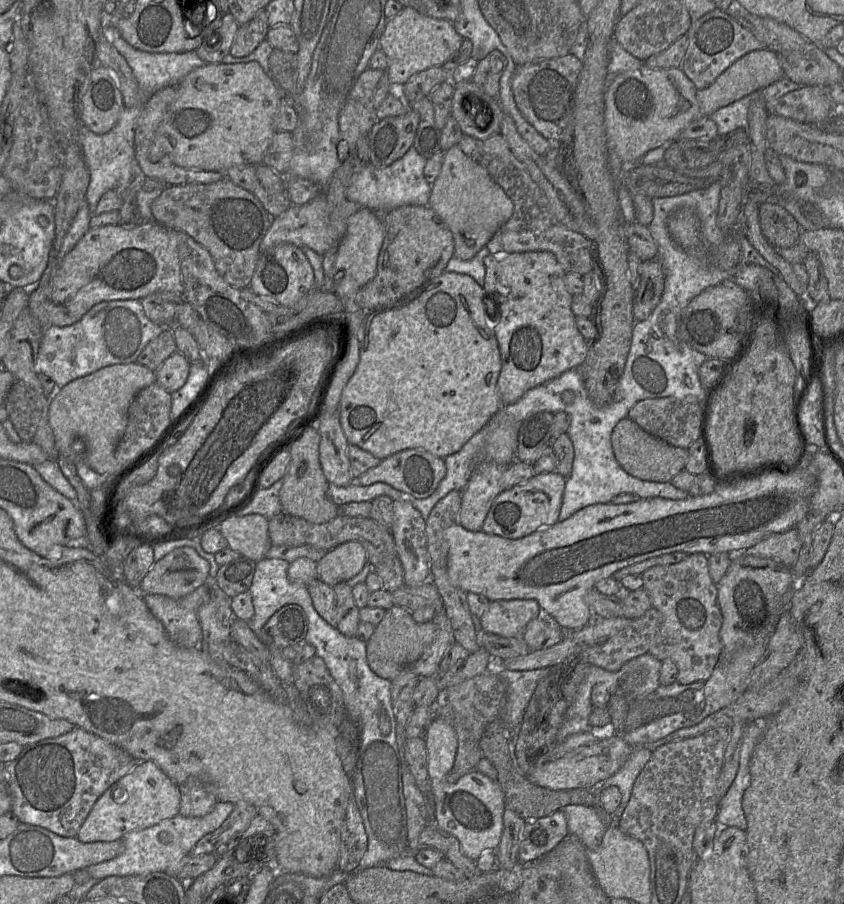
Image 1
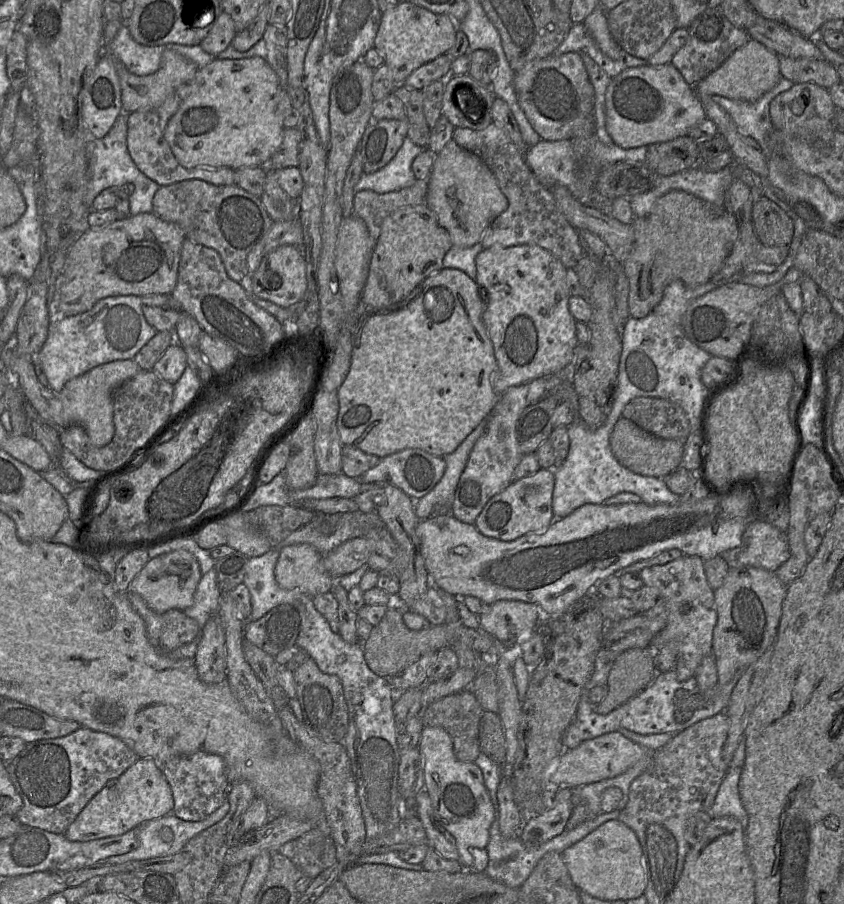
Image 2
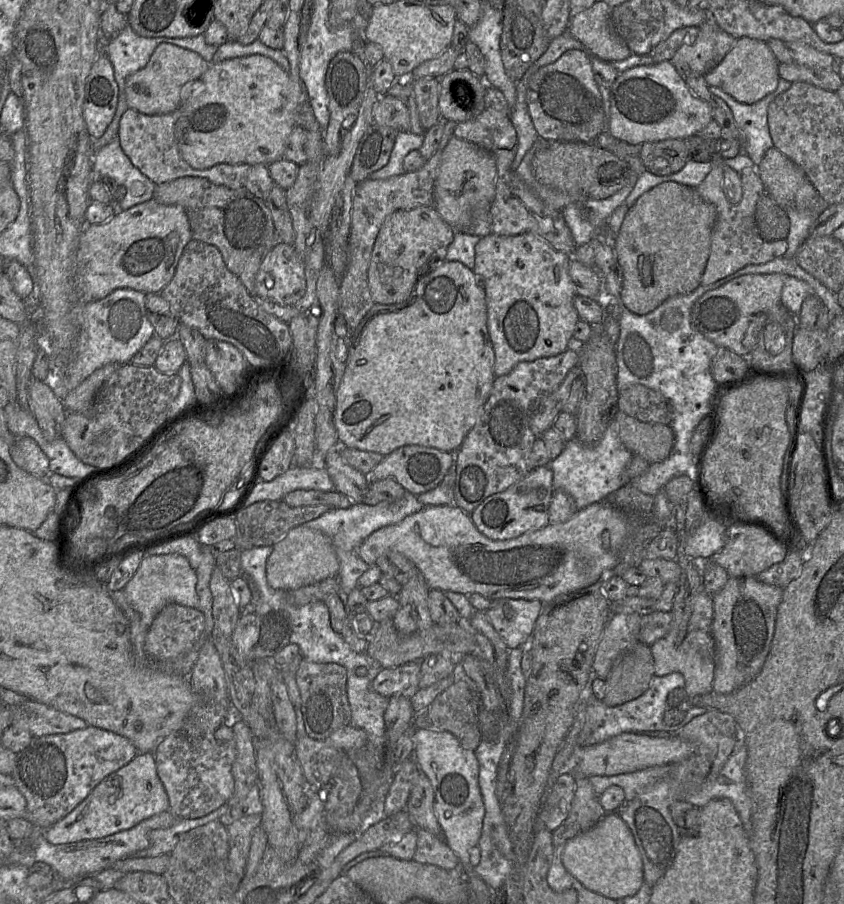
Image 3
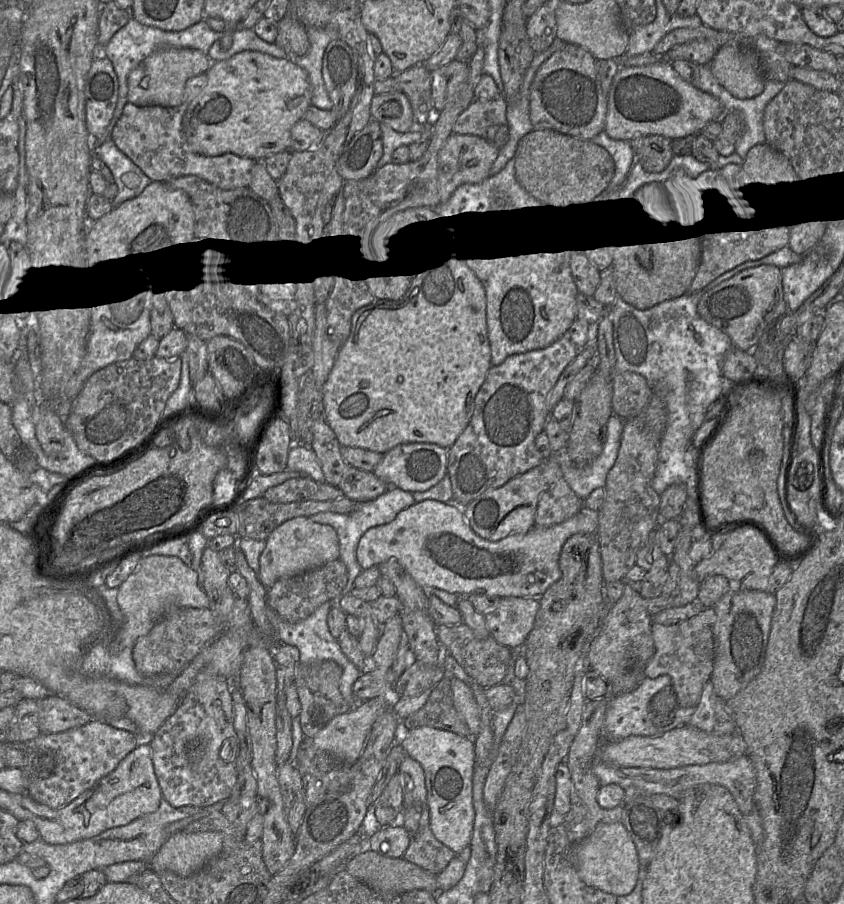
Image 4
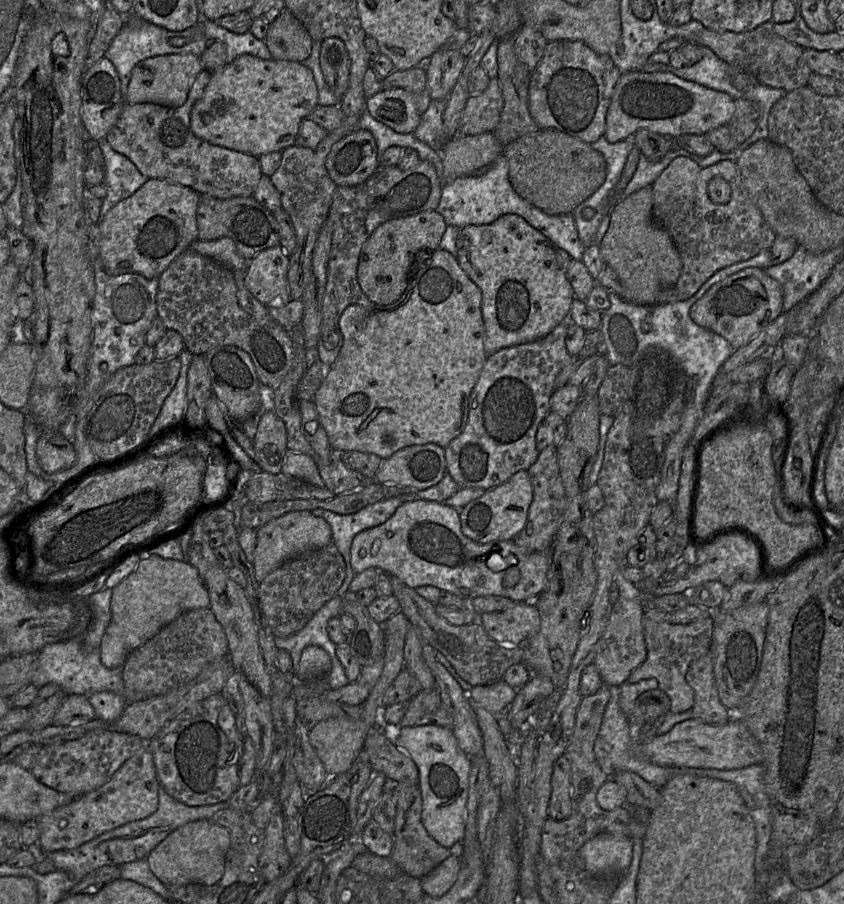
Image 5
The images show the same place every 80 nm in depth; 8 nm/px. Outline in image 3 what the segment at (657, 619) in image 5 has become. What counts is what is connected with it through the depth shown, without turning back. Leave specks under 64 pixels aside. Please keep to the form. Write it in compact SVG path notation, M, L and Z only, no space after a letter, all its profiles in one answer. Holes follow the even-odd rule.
M689 631L679 645L675 645L664 636L654 642L650 646L650 650L654 659L655 676L666 676L674 672L681 673L685 679L684 690L690 698L713 692L715 642L711 631Z

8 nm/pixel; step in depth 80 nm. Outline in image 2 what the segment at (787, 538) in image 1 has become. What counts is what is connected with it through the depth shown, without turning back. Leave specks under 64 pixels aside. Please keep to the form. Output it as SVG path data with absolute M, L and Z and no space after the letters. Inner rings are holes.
M751 522L747 525L741 544L721 553L730 567L757 567L775 570L790 557L787 523L773 525Z

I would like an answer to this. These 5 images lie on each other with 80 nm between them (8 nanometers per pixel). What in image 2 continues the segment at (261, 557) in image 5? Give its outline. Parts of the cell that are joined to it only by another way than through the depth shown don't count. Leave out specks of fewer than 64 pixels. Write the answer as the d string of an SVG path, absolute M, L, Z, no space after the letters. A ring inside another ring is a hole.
M309 544L283 547L279 551L274 569L276 582L283 589L298 591L311 597L333 590L336 581L325 569L323 557L316 548Z

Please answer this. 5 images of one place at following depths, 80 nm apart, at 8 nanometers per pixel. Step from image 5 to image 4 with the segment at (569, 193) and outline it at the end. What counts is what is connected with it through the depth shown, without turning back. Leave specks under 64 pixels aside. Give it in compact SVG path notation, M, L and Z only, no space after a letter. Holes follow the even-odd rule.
M532 130L518 143L513 157L520 186L540 201L564 208L578 207L600 196L611 184L615 163L601 146L551 130Z

